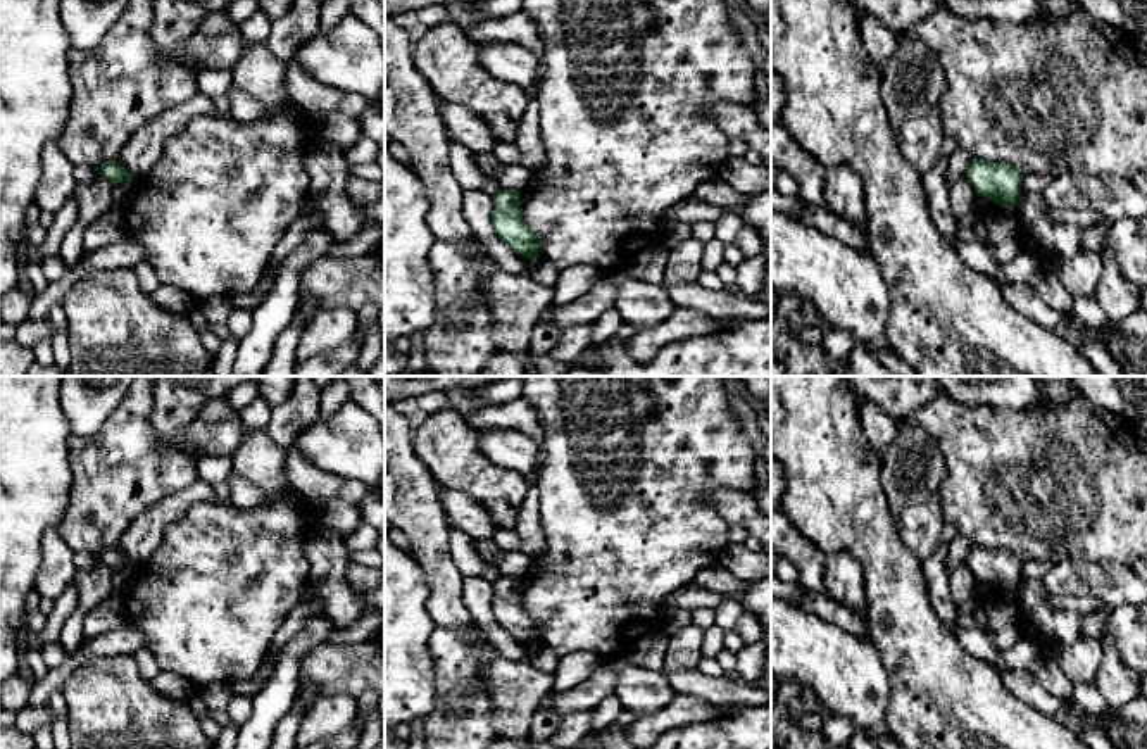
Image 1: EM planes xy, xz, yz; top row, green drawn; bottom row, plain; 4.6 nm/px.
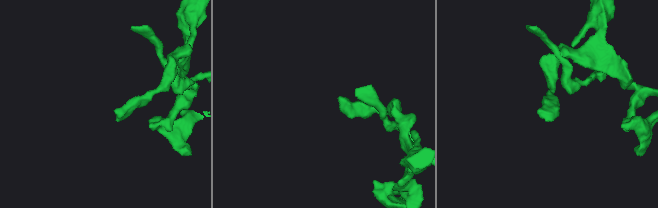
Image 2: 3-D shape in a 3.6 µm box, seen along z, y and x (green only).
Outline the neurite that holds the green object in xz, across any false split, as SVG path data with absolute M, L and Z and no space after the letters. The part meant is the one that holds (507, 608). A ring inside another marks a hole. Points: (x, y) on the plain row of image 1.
M498 575L493 585L492 611L498 625L517 642L536 647L542 639L542 626L531 620L523 606L523 594L517 576Z

